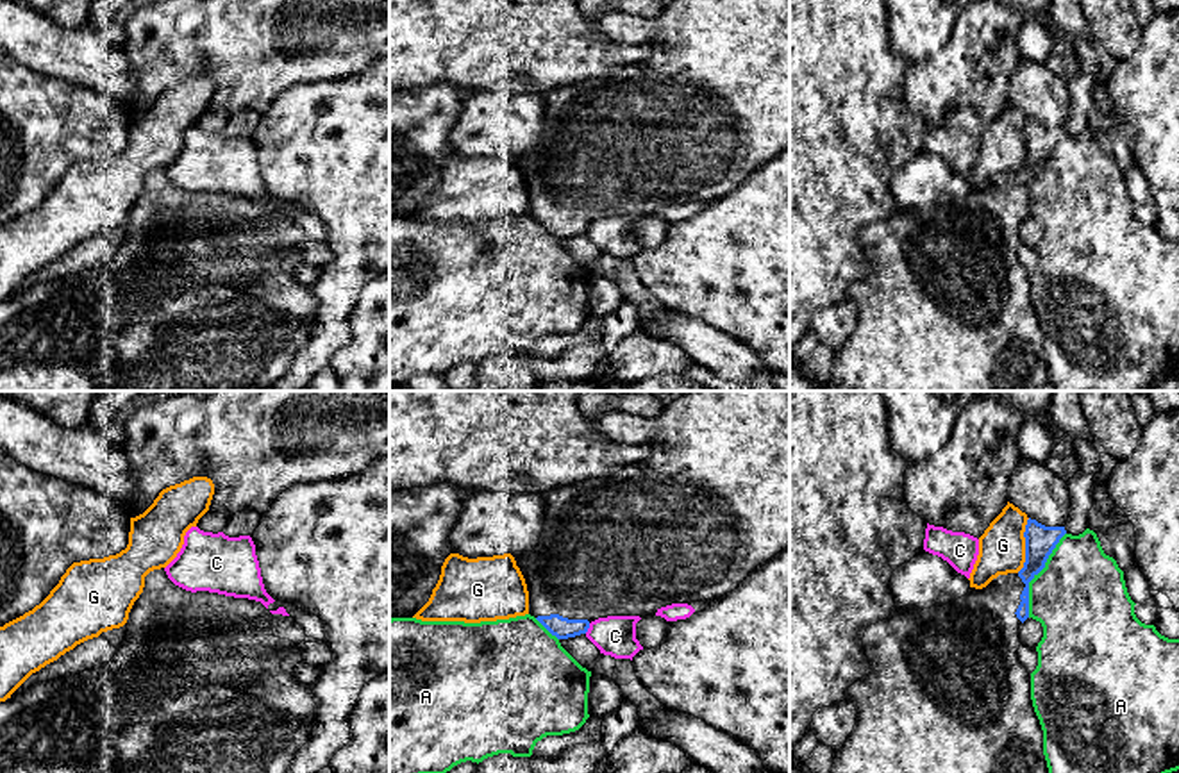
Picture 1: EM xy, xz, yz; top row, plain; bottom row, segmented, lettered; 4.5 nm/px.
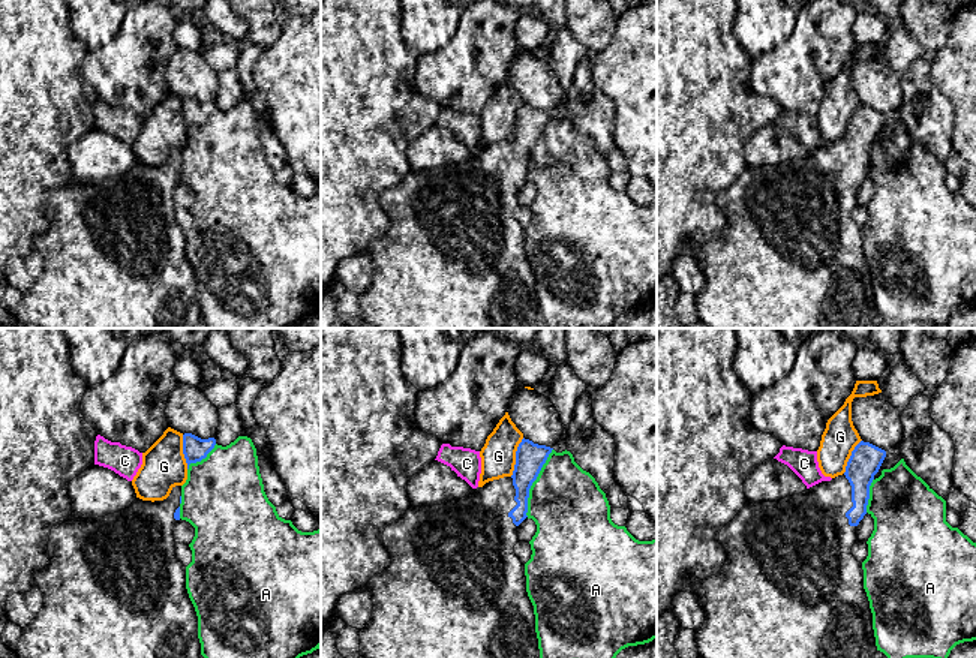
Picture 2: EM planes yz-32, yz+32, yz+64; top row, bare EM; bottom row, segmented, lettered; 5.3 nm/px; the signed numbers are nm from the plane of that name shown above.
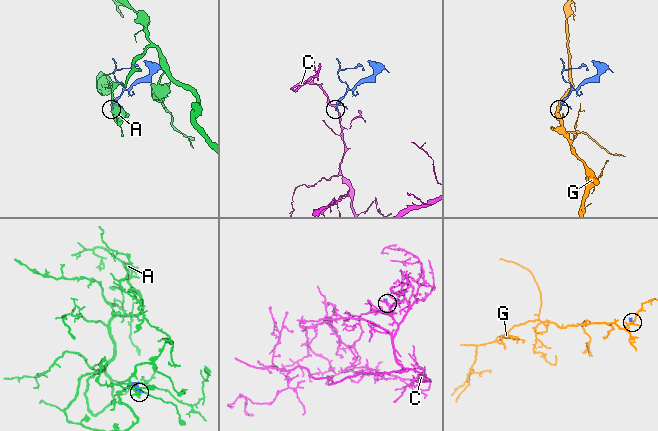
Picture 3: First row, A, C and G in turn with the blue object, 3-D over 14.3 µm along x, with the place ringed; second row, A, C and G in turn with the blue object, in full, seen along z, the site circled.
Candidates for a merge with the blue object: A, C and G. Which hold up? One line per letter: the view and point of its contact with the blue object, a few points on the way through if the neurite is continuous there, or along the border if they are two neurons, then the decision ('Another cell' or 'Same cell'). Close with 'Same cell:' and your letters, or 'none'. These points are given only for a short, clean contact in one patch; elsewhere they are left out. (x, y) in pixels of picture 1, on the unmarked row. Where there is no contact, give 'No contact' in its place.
A: Touches blue at yz (1036, 174). Another cell
C: Touches blue at xz (588, 227). Boundary: xz (590, 224), (585, 232). Another cell
G: Touches blue at yz (1026, 145). Another cell
Same cell: none

